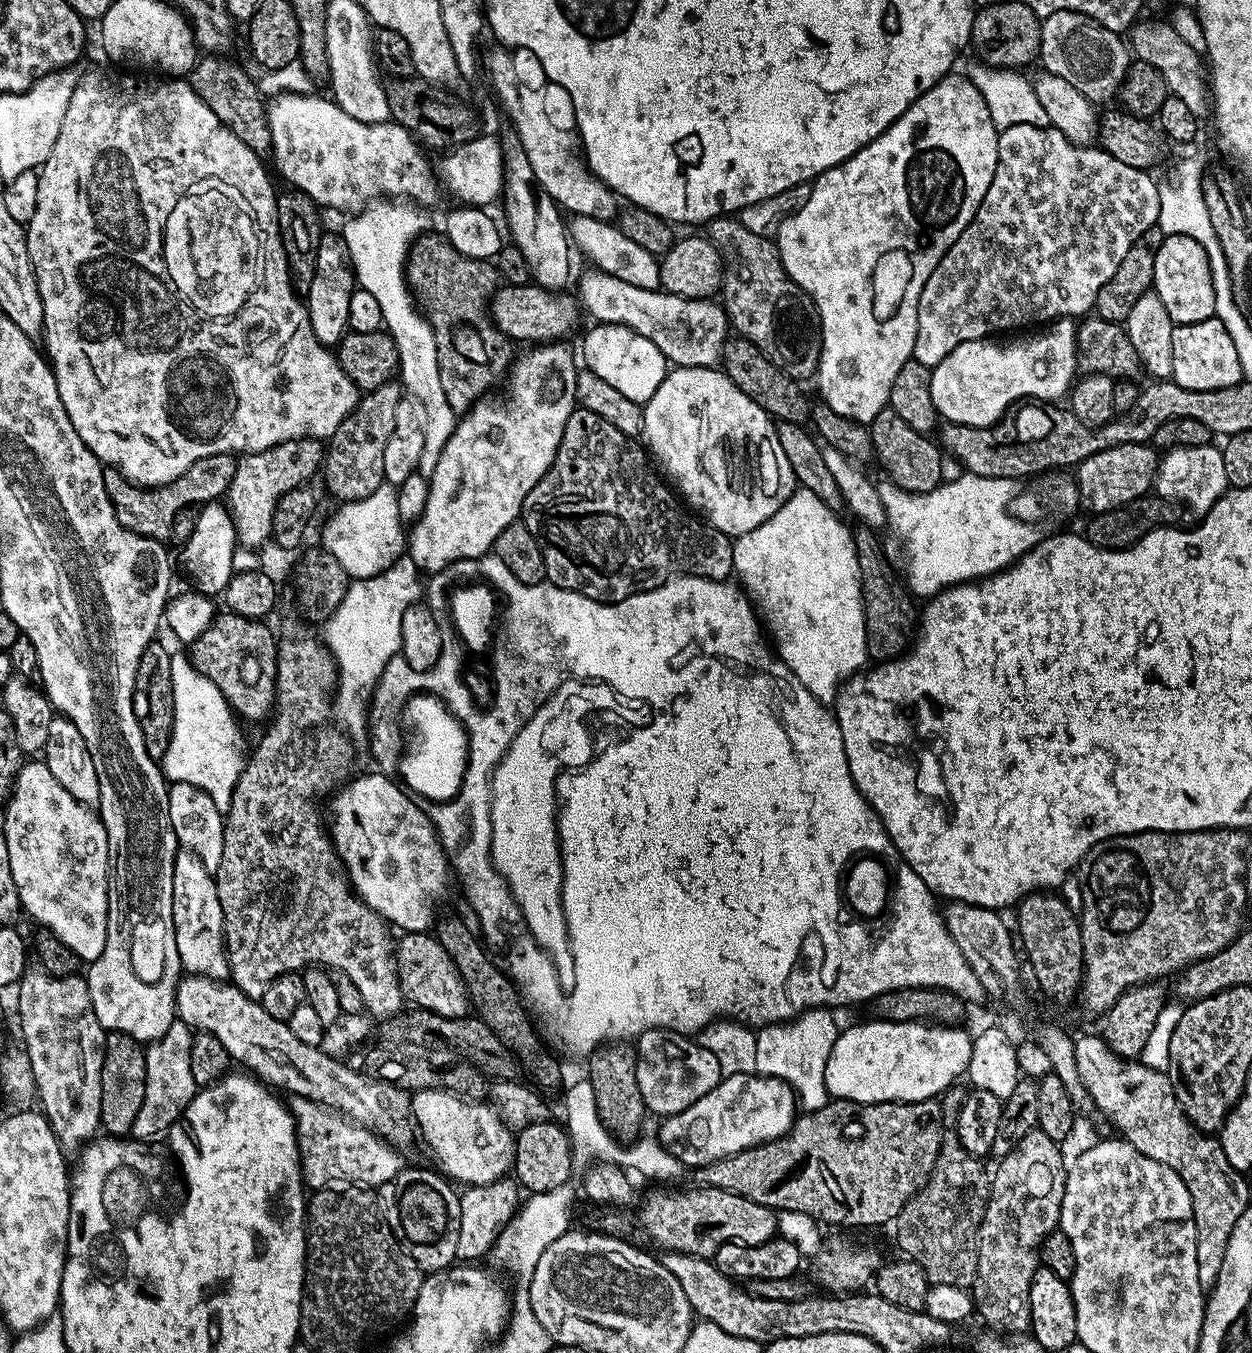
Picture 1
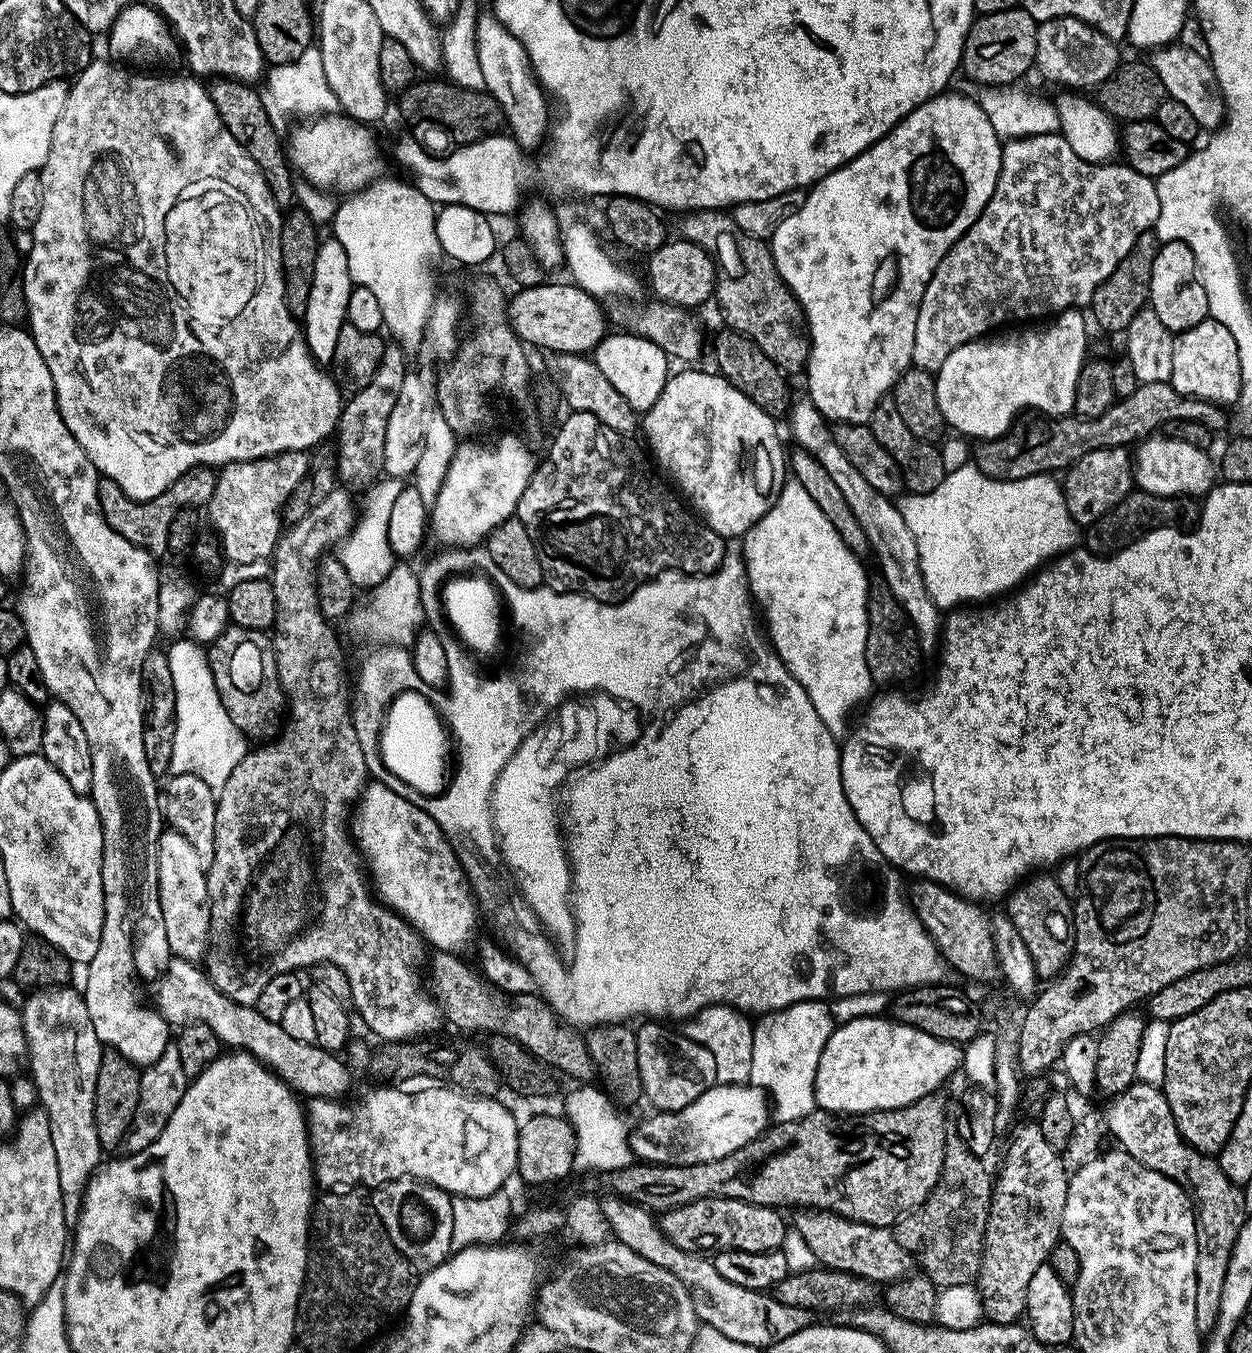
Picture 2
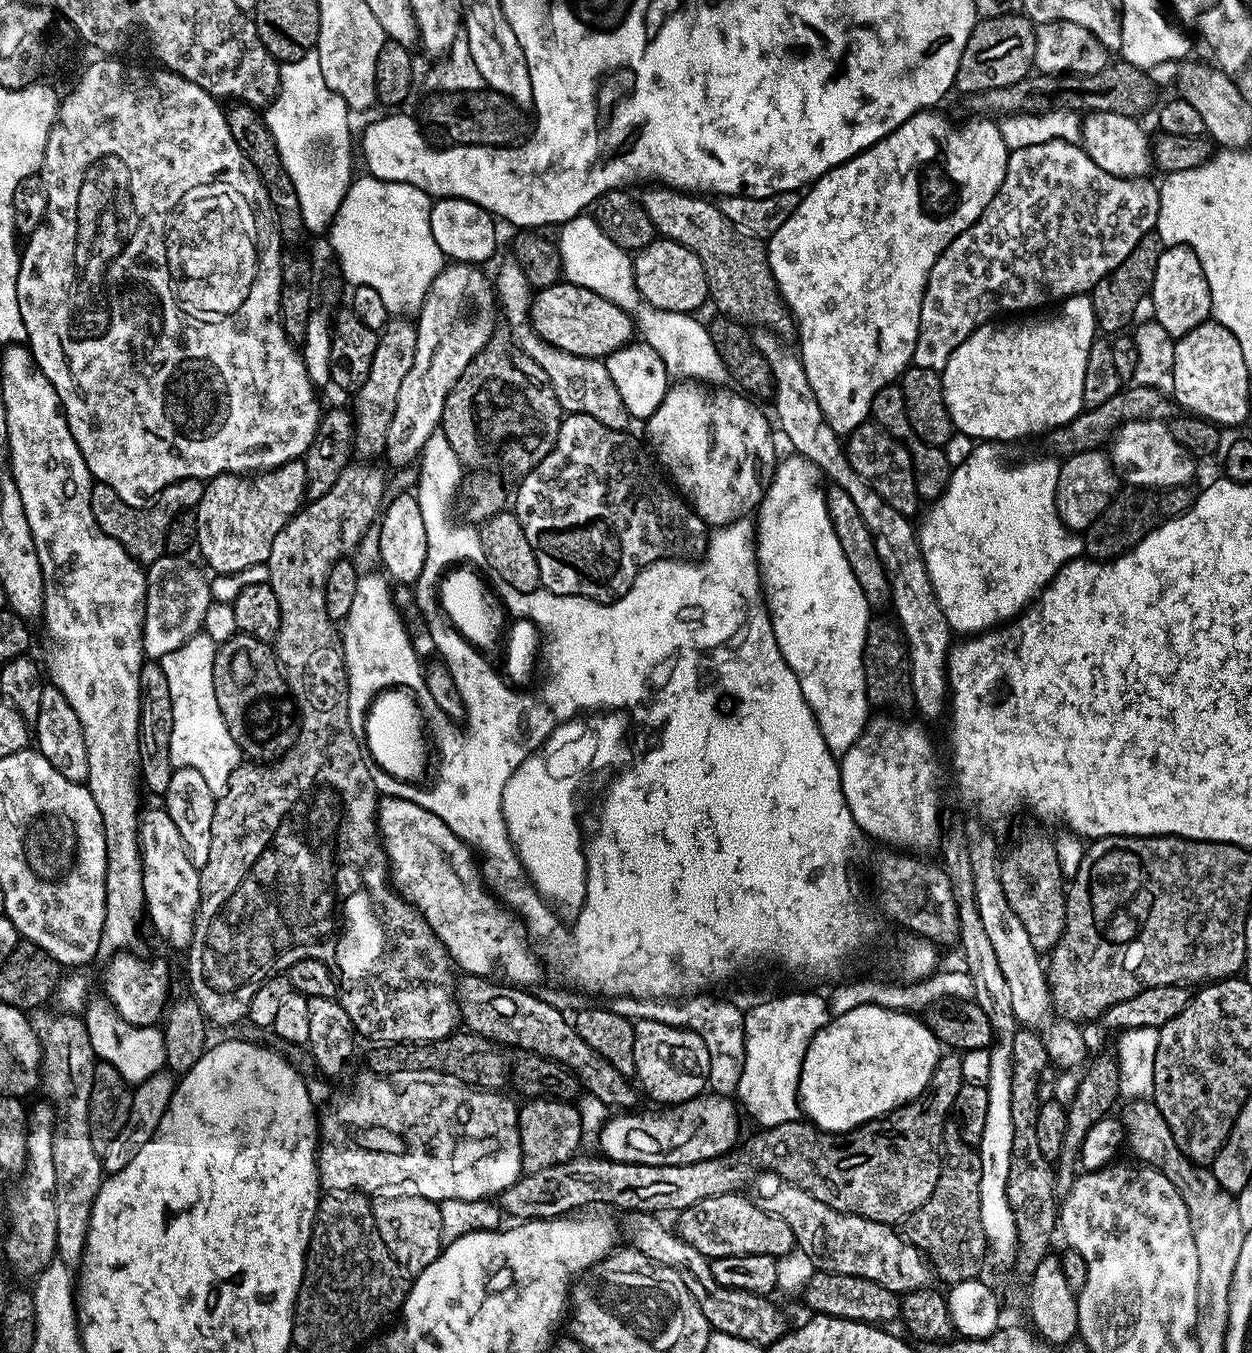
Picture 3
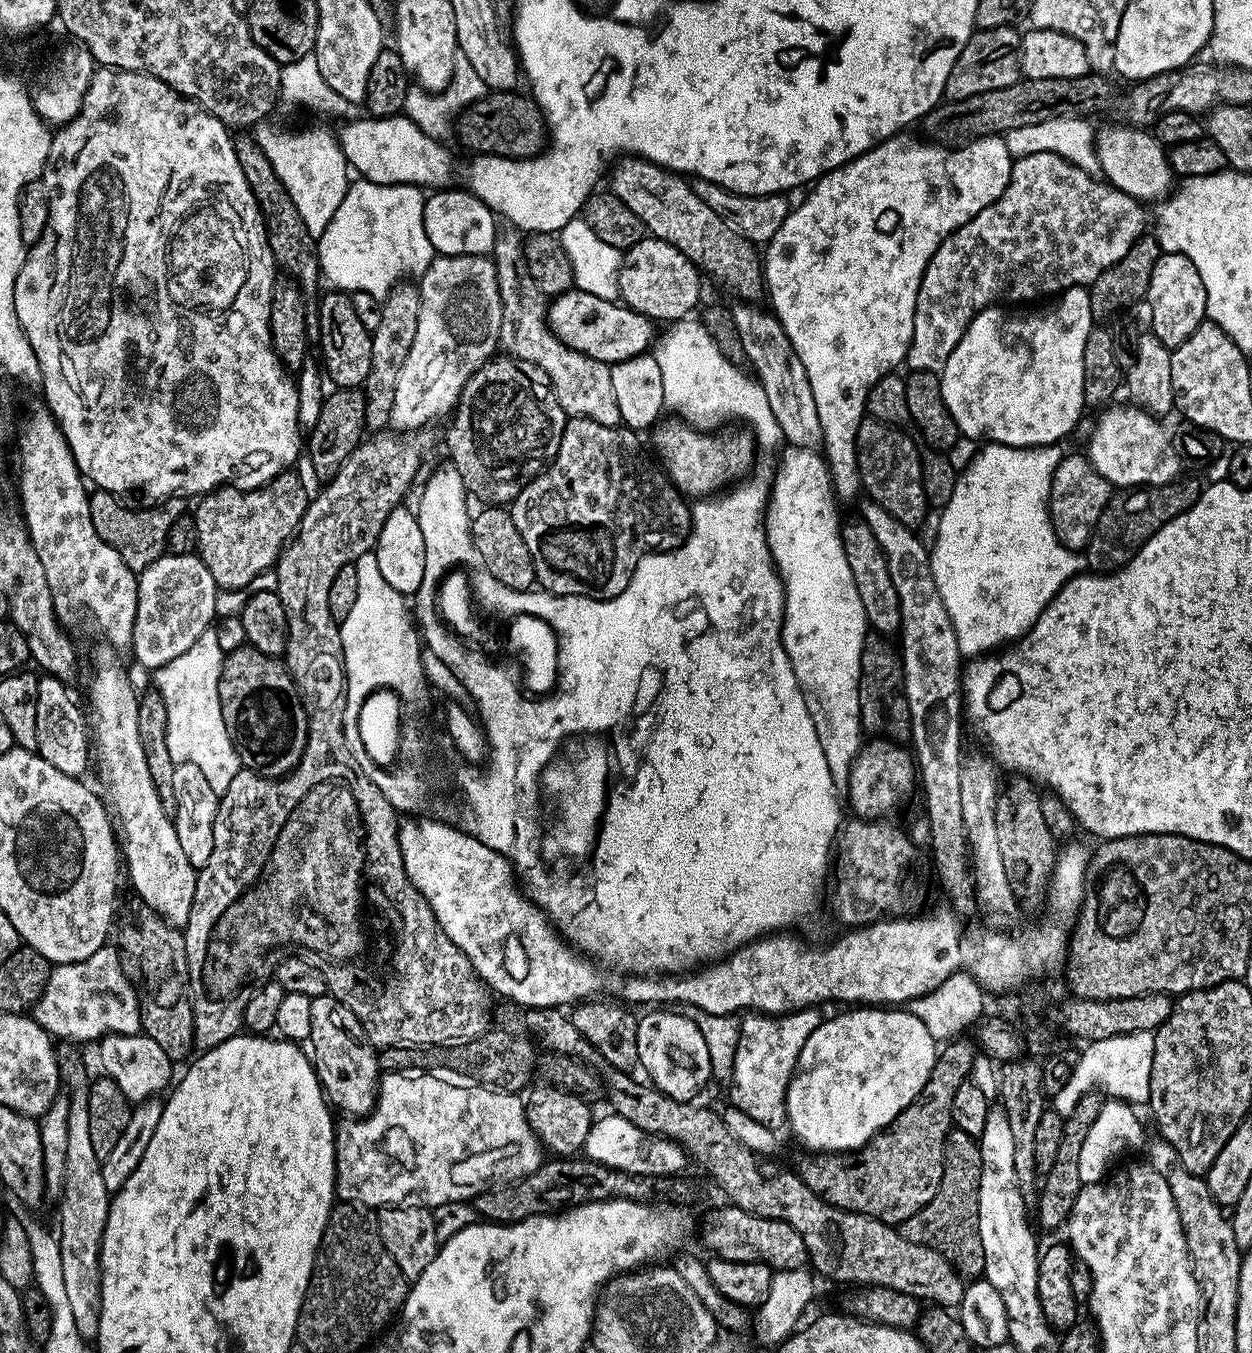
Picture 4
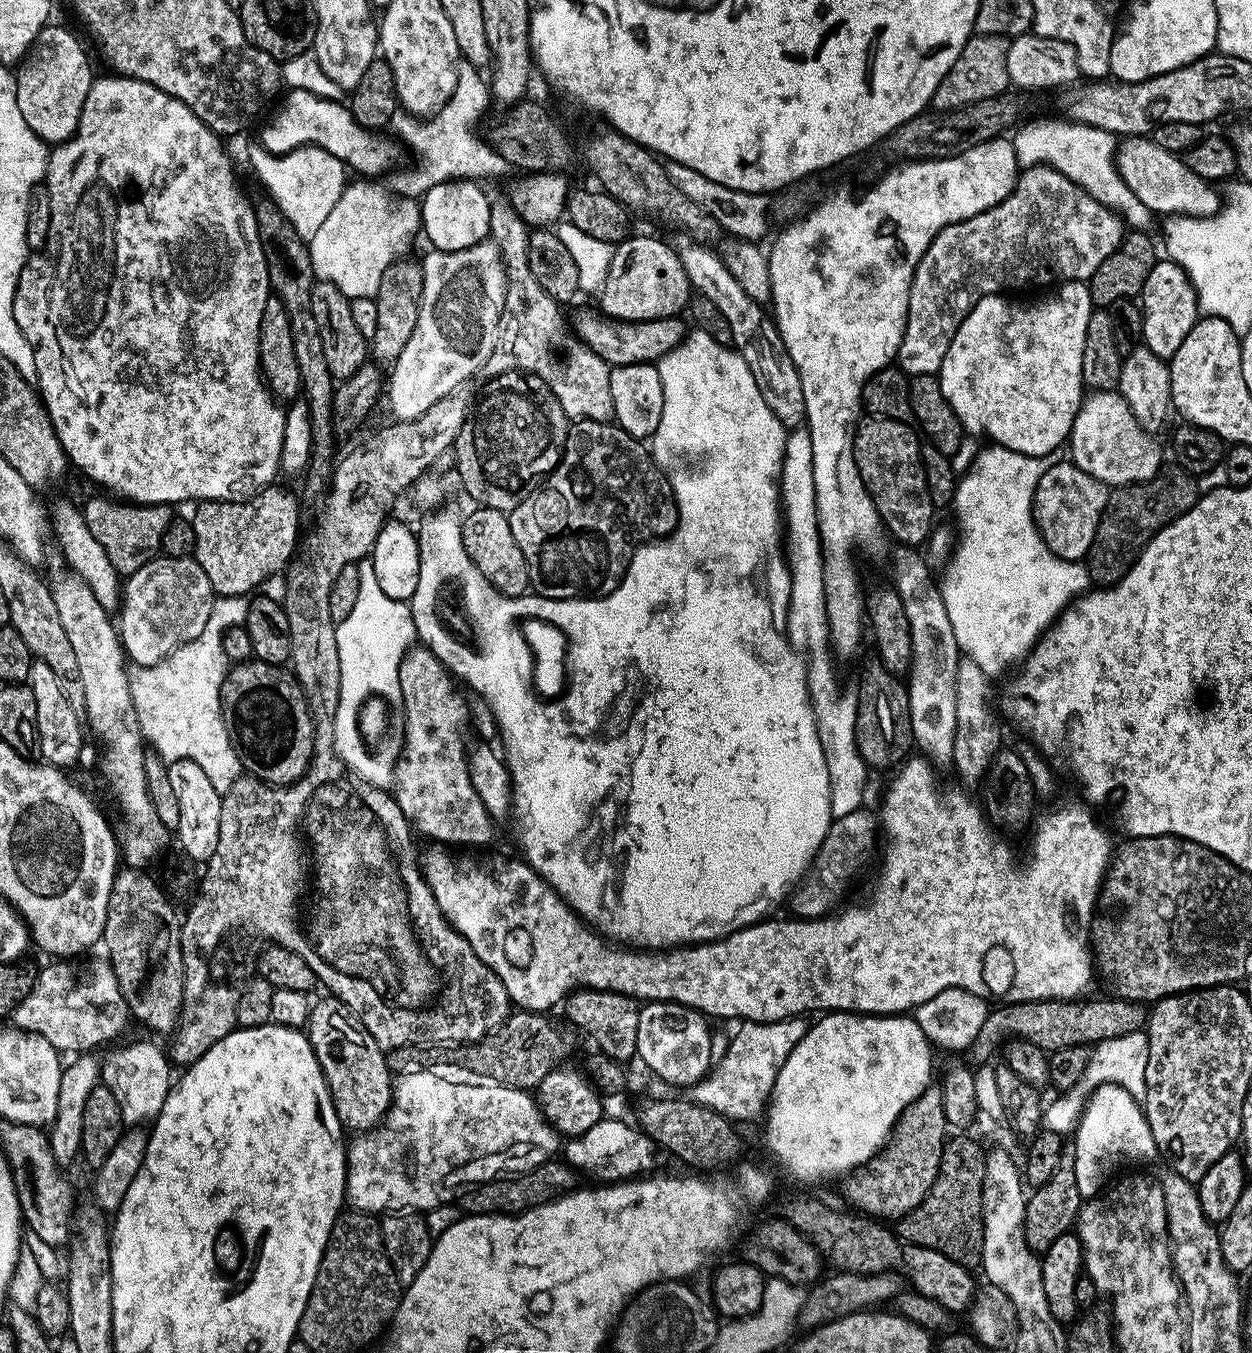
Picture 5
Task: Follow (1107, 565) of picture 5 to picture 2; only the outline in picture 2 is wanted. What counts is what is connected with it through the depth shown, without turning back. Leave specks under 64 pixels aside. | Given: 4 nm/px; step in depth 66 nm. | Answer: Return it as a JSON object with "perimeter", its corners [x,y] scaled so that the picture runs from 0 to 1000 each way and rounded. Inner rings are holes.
{"perimeter":[[[905,362],[897,367],[883,380],[880,380],[874,387],[868,388],[864,399],[868,407],[877,411],[888,411],[909,401],[915,395],[926,390],[931,390],[940,387],[939,384],[946,384],[948,381],[958,382],[959,373],[951,367],[923,367],[918,364]]]}

